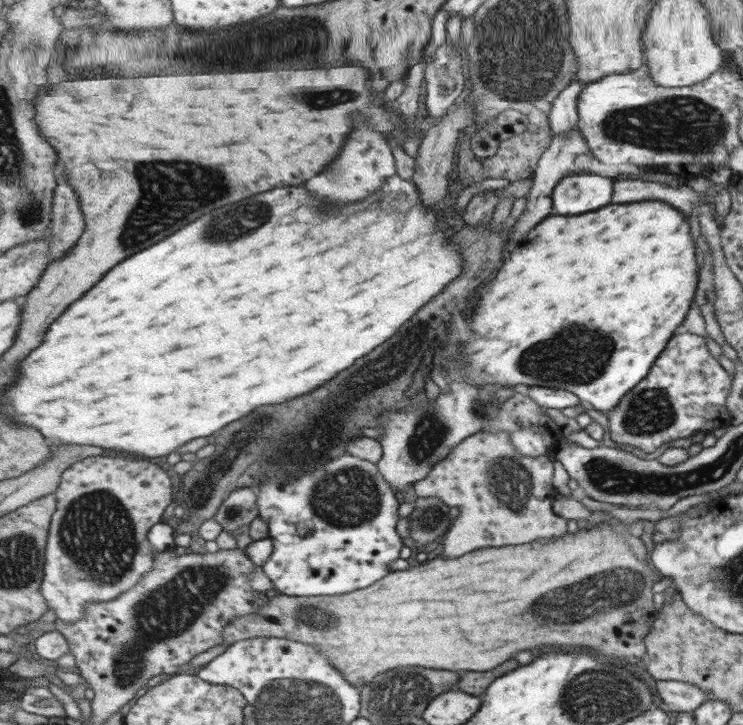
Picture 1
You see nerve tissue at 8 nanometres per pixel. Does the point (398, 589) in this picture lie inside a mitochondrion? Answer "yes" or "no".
no

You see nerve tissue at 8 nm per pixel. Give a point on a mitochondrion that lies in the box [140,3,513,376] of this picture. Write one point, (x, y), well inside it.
(262, 42)

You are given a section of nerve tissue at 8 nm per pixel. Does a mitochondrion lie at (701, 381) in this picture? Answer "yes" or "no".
no

